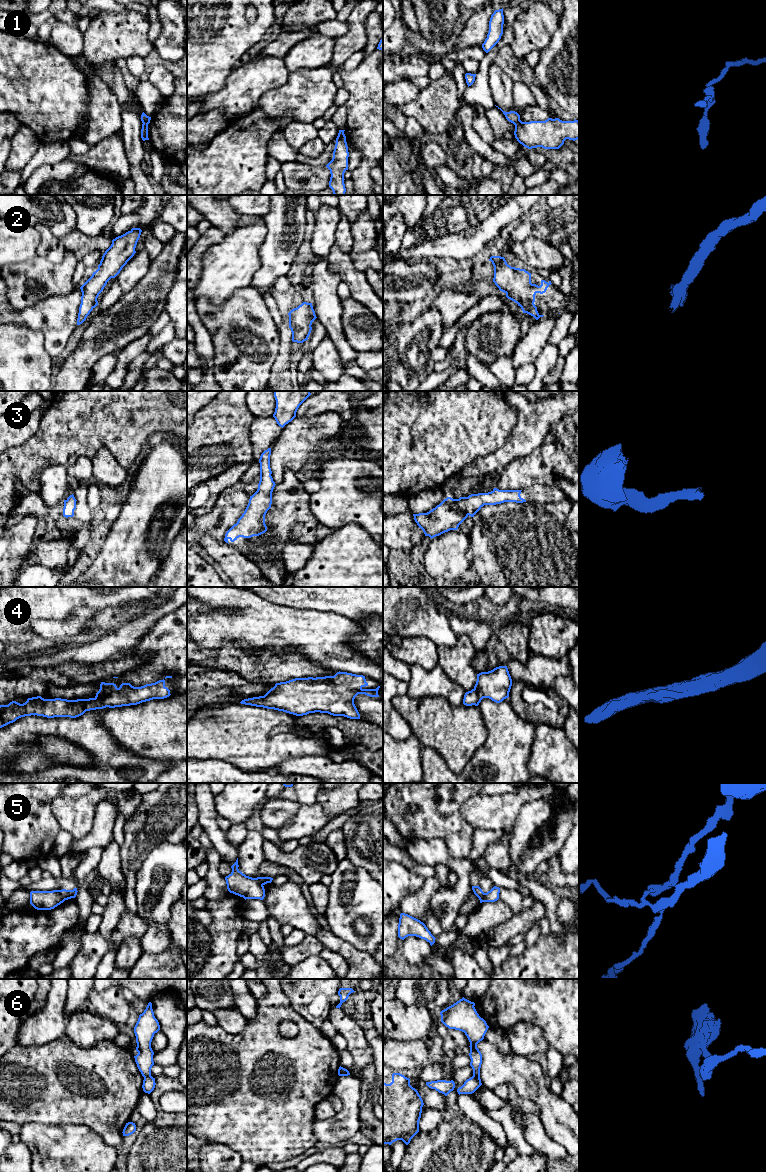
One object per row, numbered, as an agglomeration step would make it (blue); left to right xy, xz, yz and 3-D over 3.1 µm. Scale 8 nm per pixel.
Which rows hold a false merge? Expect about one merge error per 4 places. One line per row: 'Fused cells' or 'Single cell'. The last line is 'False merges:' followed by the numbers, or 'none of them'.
1: Fused cells
2: Single cell
3: Single cell
4: Single cell
5: Fused cells
6: Fused cells
False merges: 1, 5, 6

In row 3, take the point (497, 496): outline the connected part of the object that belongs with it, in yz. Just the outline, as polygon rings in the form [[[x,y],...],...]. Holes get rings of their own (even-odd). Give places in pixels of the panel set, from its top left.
[[[494,488],[488,493],[471,494],[459,499],[447,497],[429,512],[413,514],[414,520],[419,528],[423,530],[425,536],[432,539],[450,530],[457,530],[468,516],[474,517],[484,505],[526,502],[520,496],[521,491]]]

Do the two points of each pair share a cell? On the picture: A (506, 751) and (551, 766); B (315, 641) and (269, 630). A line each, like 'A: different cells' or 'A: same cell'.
A: different cells
B: same cell

